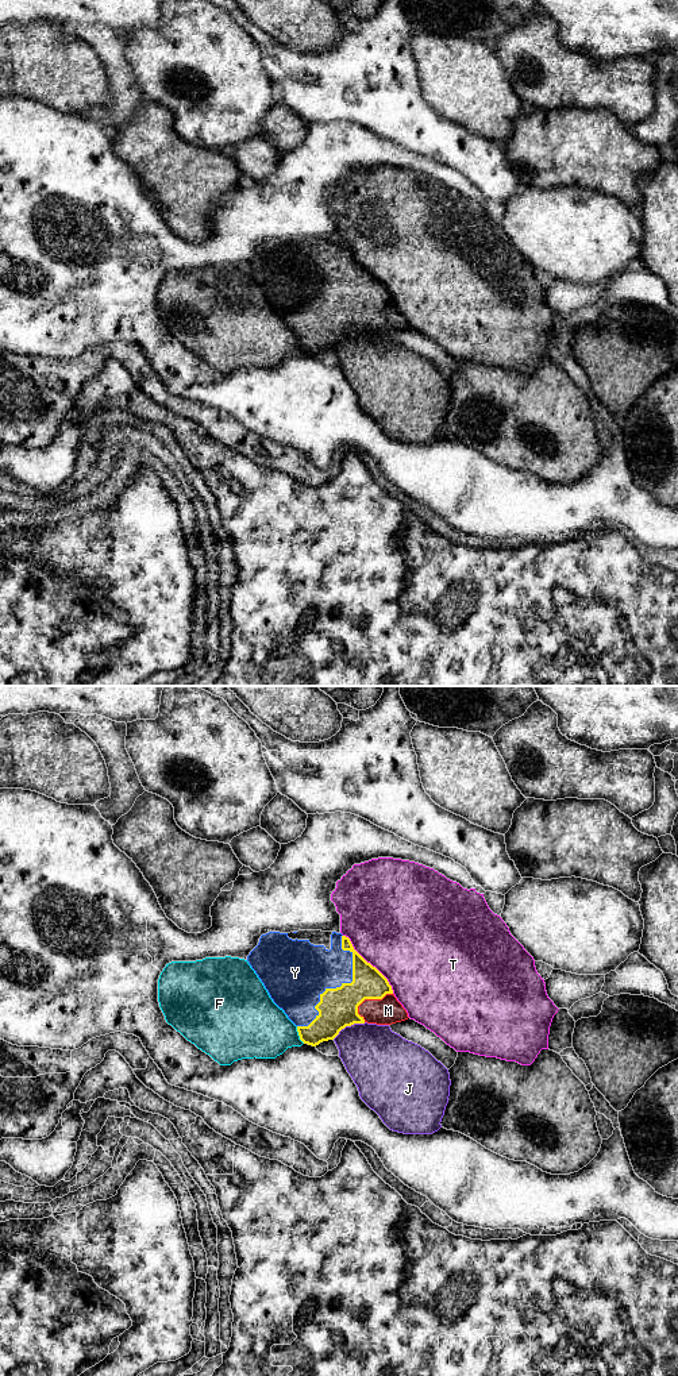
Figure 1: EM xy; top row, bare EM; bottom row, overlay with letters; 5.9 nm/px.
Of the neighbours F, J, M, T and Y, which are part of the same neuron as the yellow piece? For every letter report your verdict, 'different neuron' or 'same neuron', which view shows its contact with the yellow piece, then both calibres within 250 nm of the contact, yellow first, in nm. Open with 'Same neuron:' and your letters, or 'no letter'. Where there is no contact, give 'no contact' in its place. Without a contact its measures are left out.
Same neuron: M, Y
F: different neuron; meets yellow in xy; 190 nm thick on the yellow side, 360 nm on the other
J: different neuron; meets yellow in xy; 240 nm thick on the yellow side, 380 nm on the other
M: same neuron; meets yellow in xy; 240 nm thick on the yellow side, 160 nm on the other
T: different neuron; meets yellow in xy; 190 nm thick on the yellow side, 500 nm on the other
Y: same neuron; meets yellow in xy; 240 nm thick on the yellow side, 340 nm on the other

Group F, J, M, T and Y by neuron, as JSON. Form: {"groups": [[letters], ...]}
{"groups": [["F"], ["J"], ["M", "Y"], ["T"]]}

